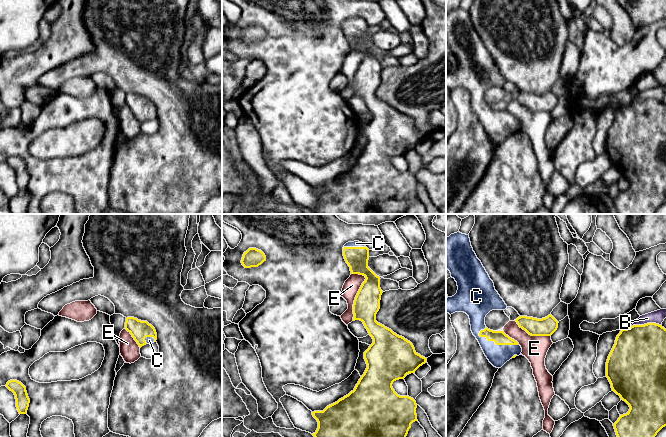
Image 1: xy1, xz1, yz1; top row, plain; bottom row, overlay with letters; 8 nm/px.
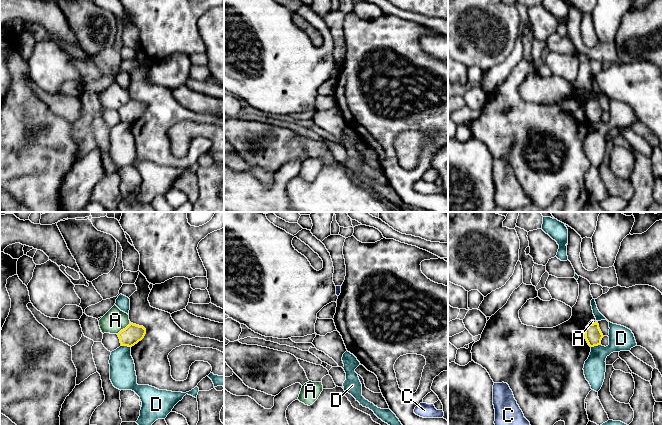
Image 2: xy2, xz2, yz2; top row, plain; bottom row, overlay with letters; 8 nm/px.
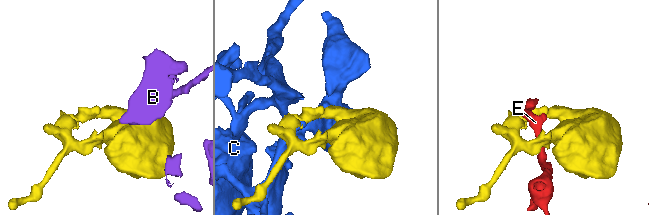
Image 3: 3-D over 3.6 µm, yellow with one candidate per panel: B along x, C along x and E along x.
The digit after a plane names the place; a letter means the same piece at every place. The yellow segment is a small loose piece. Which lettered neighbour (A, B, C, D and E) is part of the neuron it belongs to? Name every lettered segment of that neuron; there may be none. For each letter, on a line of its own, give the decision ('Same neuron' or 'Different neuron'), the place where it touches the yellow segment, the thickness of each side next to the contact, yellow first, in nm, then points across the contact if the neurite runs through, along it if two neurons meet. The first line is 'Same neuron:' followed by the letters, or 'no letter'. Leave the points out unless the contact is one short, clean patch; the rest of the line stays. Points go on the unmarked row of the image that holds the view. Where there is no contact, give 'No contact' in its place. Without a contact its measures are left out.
Same neuron: C
A: Different neuron. Touches yellow at xy2 (123, 105). Thickness 160 nm (yellow) against 190 nm. Boundary: xy2 (130, 98), (117, 110)
B: Different neuron. Touches yellow at yz1 (647, 99). Thickness 440 nm (yellow) against 100 nm. Boundary: yz1 (660, 100), (644, 99), (632, 102)
C: Same neuron. Touches yellow at yz1 (498, 120). Thickness 110 nm (yellow) against 170 nm
D: Different neuron. Touches yellow at xy2 (126, 121). Thickness 160 nm (yellow) against 200 nm. Boundary: xy2 (121, 121), (130, 123)
E: Different neuron. Touches yellow at xz1 (356, 72). Thickness 200 nm (yellow) against 130 nm

